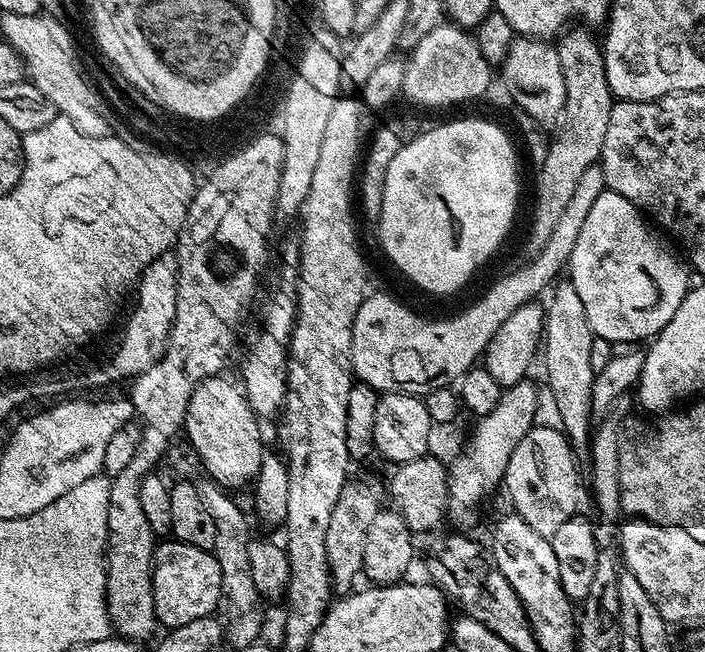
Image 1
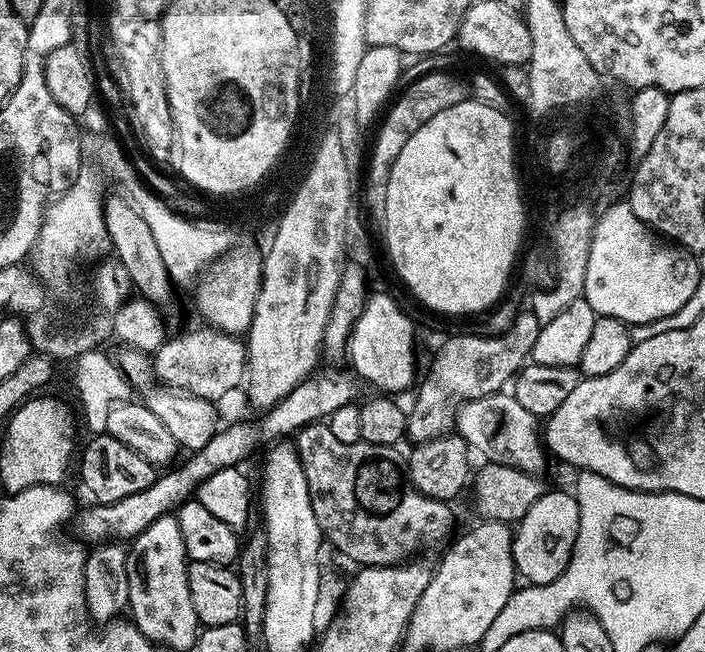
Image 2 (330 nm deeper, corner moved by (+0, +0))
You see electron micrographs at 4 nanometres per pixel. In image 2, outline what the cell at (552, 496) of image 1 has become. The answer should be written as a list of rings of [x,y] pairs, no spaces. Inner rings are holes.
[[[545,490],[542,498],[538,498],[538,502],[534,502],[534,506],[530,506],[530,510],[526,510],[526,514],[515,525],[512,538],[512,557],[516,563],[517,573],[523,579],[525,576],[528,579],[525,581],[532,586],[554,582],[554,578],[558,578],[562,574],[562,570],[566,570],[577,538],[578,502],[575,495],[571,491],[552,492],[552,490]]]

